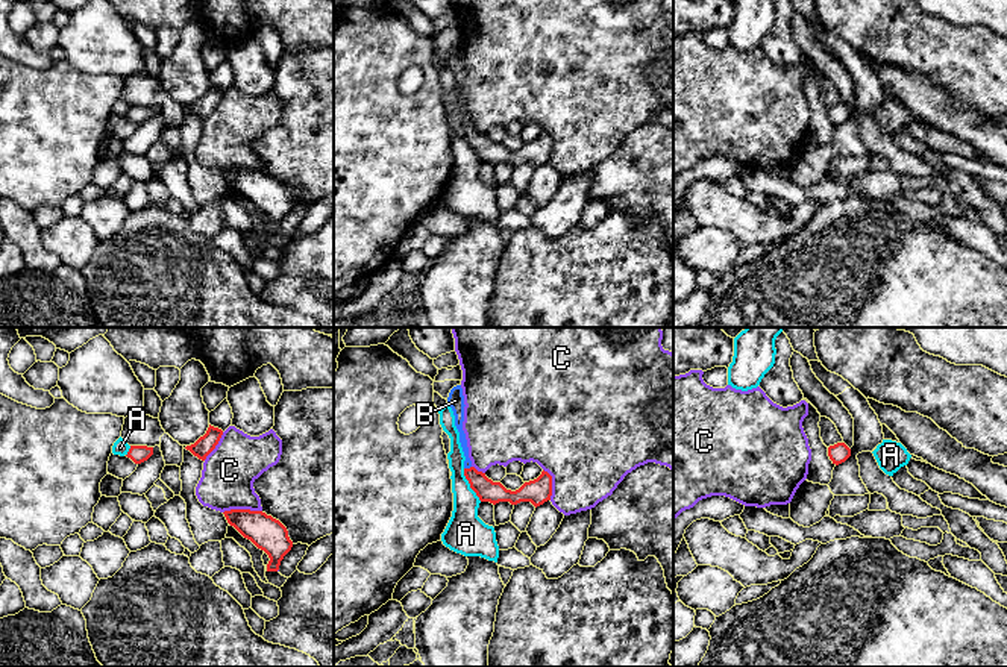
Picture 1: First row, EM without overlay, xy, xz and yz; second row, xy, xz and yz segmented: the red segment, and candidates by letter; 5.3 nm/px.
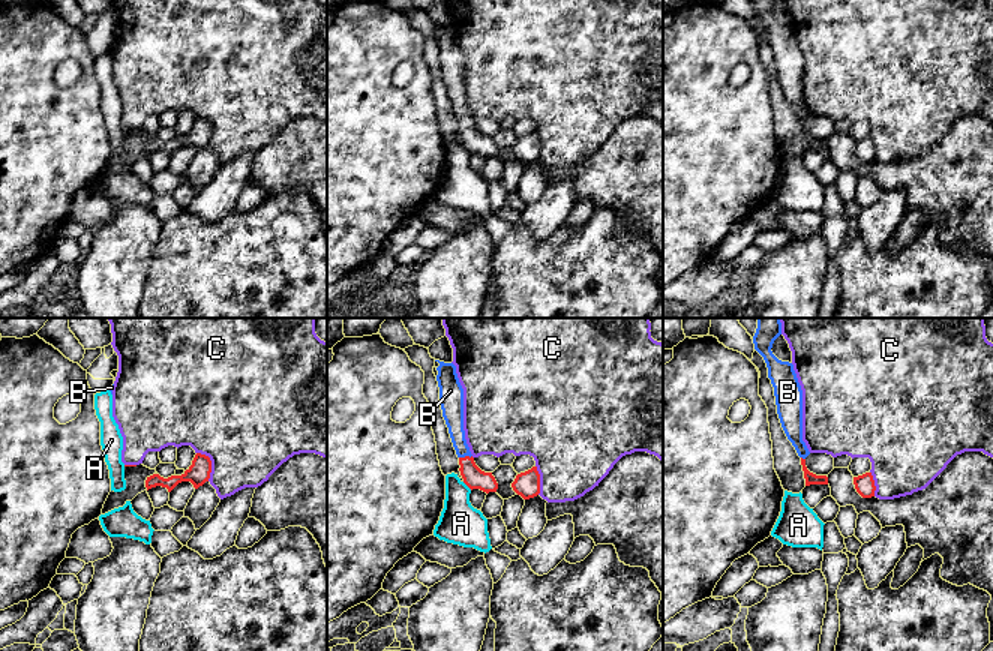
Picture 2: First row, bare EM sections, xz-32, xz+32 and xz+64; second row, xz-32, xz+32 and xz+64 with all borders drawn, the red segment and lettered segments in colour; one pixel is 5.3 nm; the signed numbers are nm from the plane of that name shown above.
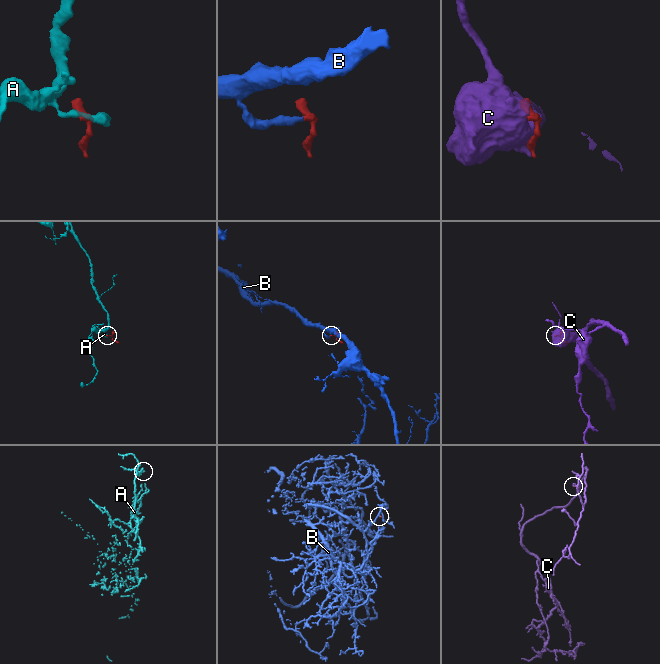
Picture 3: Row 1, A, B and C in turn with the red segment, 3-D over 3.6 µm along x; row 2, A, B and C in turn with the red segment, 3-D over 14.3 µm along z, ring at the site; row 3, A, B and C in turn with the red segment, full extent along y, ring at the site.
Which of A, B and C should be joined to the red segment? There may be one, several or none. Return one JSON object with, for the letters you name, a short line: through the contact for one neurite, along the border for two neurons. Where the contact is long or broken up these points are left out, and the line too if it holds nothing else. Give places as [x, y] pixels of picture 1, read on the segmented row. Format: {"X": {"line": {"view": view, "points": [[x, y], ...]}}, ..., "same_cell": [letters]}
{"B": {"line": {"view": "xz", "points": [[487, 490], [467, 469], [467, 457], [458, 423]]}}, "same_cell": ["B"]}

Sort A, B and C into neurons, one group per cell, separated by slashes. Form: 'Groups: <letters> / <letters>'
Groups: A / B / C

